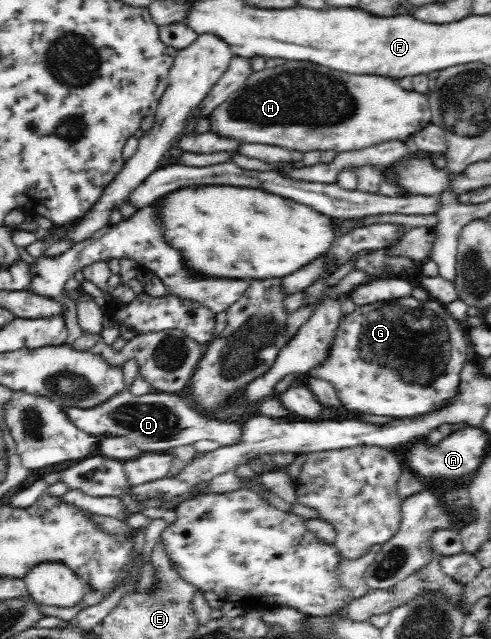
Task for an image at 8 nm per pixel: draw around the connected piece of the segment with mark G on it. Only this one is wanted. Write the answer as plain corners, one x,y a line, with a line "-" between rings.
412,296
390,298
356,307
352,314
344,315
337,328
330,356
321,367
307,375
333,382
345,408
353,410
355,414
375,414
391,418
417,417
440,409
445,400
458,393
463,366
471,359
468,332
449,315
440,302
431,299
421,302

